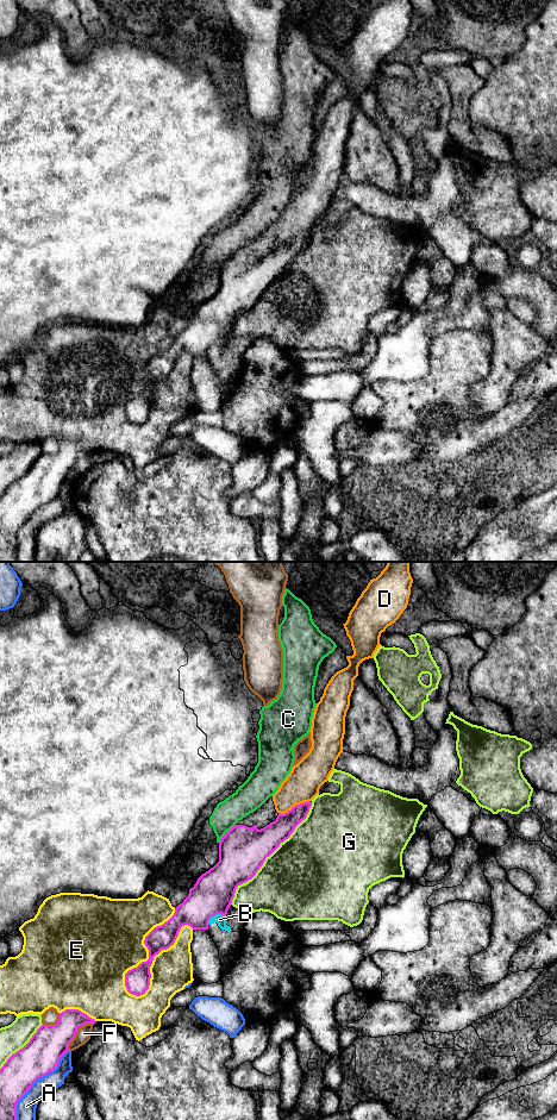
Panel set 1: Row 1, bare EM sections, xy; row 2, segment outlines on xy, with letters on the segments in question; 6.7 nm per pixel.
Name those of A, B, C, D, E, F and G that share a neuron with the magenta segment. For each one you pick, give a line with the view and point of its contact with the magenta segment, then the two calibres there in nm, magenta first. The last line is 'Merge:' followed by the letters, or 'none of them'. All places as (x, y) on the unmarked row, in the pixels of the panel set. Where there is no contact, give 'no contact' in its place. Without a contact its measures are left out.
D: xy (294, 235) | 160/240 nm
Merge: D

